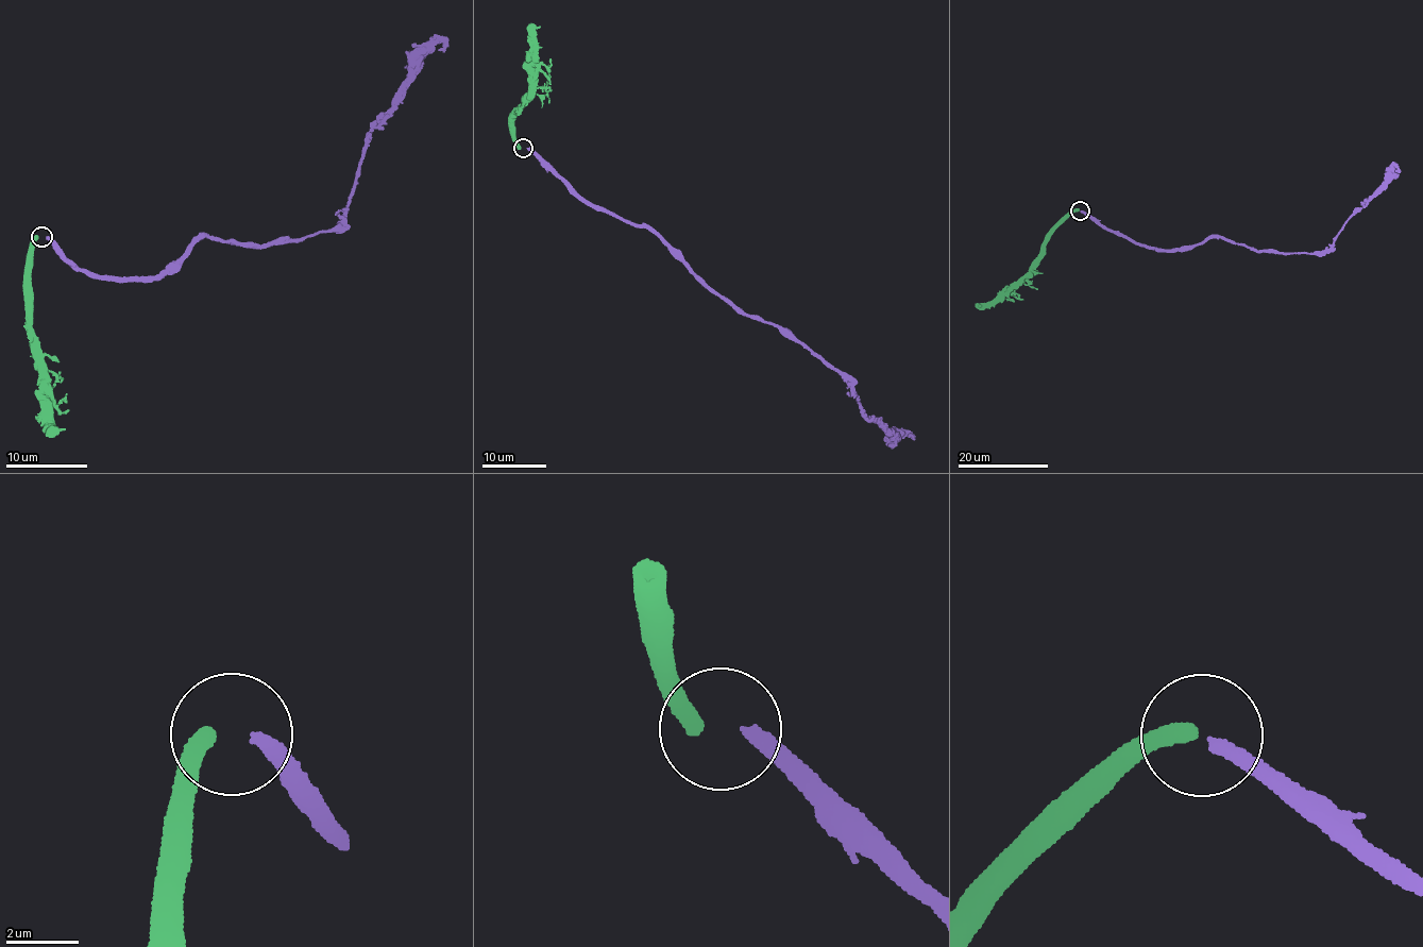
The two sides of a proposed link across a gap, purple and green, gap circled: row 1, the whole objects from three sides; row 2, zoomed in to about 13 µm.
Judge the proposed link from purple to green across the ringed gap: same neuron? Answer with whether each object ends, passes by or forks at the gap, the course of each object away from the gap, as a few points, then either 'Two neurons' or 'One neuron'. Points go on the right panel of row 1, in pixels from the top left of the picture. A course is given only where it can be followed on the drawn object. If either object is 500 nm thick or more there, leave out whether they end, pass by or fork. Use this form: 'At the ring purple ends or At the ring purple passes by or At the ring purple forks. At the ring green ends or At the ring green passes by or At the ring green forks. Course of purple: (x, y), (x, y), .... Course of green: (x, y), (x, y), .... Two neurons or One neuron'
At the ring purple ends. At the ring green ends. Course of purple: (1081, 210), (1158, 250), (1187, 250), (1213, 237), (1269, 252), (1319, 254), (1396, 171). Course of green: (1079, 209), (1056, 227), (1045, 251), (1026, 274), (993, 301), (975, 306). One neuron

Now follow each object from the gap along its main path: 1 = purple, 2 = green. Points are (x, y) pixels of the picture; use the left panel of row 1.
1: (46, 236), (81, 270), (134, 280), (175, 270), (201, 238), (336, 230), (376, 123), (438, 49)
2: (36, 236), (32, 243), (32, 265), (27, 275), (30, 319), (50, 387), (46, 396), (55, 427), (53, 432)

